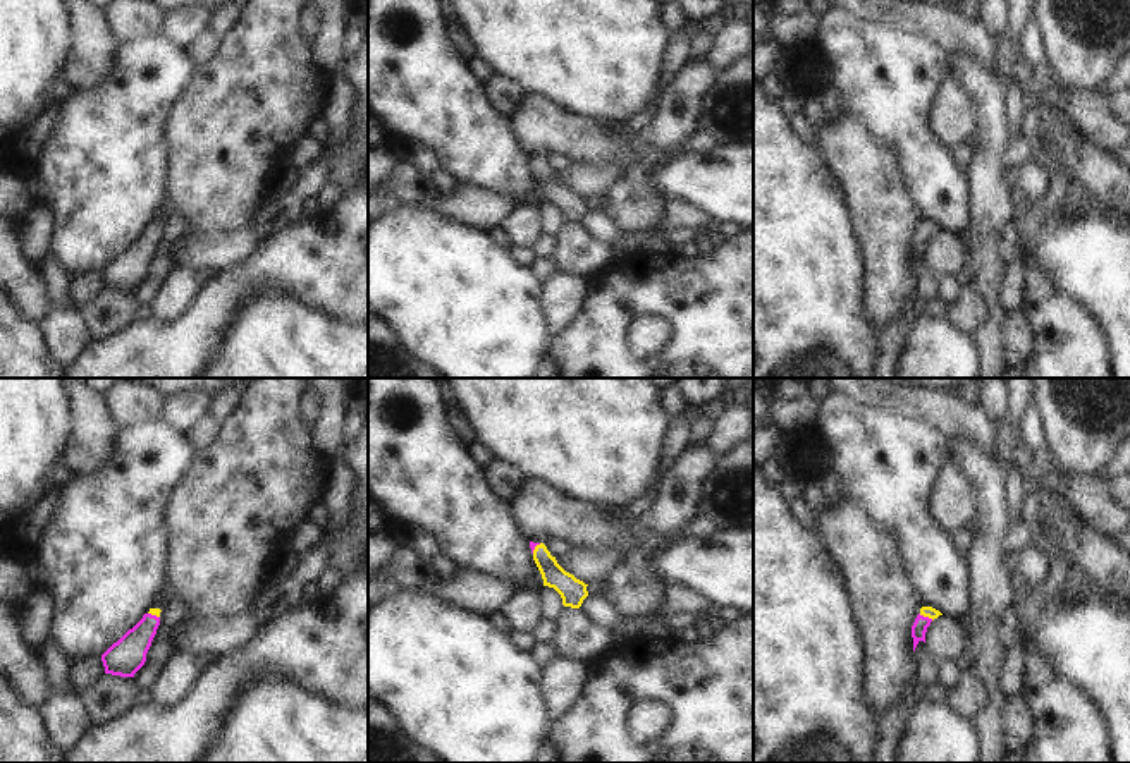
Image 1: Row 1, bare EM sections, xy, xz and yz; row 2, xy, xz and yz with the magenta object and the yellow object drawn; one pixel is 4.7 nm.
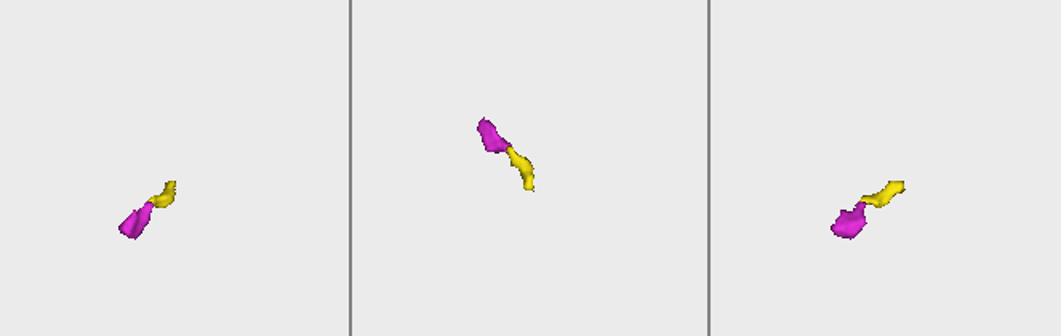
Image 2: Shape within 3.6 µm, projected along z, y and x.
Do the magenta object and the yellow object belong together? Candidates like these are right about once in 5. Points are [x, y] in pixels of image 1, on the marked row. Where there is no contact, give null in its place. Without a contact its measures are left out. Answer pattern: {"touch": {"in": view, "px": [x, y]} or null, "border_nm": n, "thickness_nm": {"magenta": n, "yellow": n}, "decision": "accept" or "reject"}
{"touch": {"in": "yz", "px": [926, 617]}, "border_nm": 80, "thickness_nm": {"magenta": 70, "yellow": 50}, "decision": "accept"}

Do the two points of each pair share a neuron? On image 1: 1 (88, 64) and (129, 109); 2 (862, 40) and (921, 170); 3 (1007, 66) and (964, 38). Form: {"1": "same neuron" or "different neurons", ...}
{"1": "different neurons", "2": "same neuron", "3": "different neurons"}

